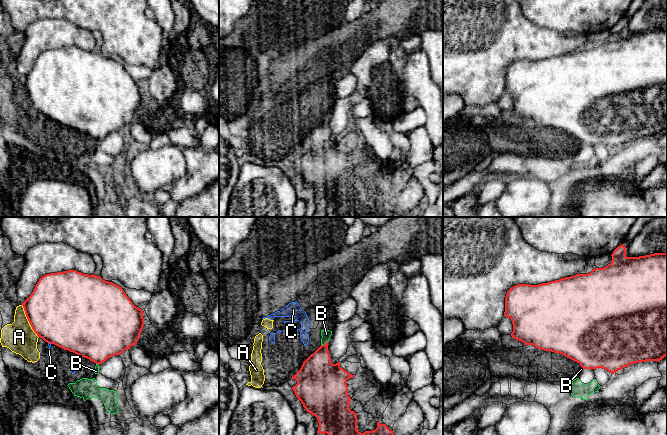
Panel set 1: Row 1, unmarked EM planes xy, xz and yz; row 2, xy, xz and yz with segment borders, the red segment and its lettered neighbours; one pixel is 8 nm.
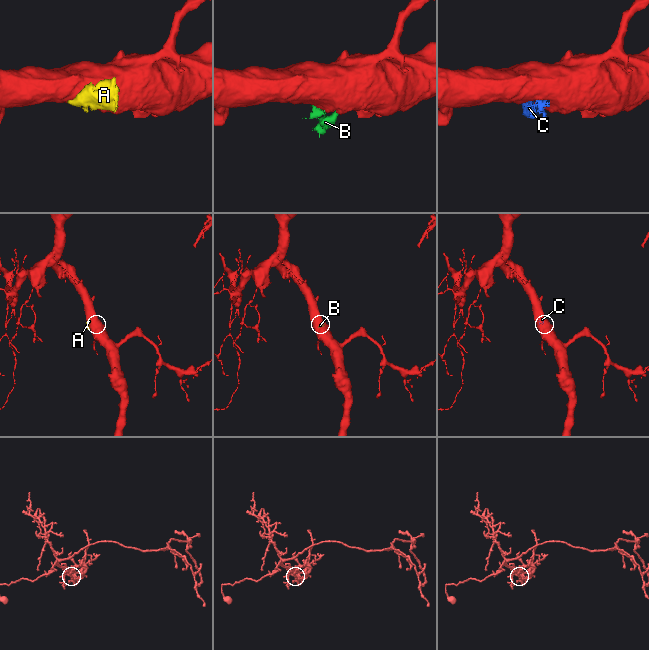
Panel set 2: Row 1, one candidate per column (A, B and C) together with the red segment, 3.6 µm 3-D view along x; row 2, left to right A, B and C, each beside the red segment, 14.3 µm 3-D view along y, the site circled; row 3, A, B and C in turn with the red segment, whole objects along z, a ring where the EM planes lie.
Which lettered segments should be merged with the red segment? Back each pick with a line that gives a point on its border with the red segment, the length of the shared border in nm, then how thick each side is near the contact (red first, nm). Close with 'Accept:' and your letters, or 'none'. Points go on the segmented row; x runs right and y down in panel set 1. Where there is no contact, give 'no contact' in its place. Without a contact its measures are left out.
Accept: none

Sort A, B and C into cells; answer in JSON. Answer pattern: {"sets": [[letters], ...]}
{"sets": [["A", "B", "C"]]}

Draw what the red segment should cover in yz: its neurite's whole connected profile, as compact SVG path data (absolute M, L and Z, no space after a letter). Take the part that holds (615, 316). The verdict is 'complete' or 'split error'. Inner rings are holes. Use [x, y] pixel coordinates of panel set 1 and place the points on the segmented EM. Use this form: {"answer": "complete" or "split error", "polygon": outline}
{"answer": "complete", "polygon": "M622 244L613 251L611 256L610 264L603 268L595 268L588 274L579 273L538 285L518 284L511 287L505 297L504 316L512 321L512 338L523 342L524 345L533 345L537 349L560 353L579 363L583 369L603 368L612 374L634 363L662 360L667 355L667 252L627 257L626 247Z"}

